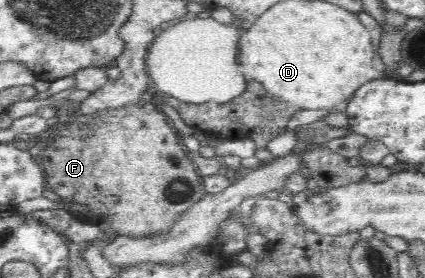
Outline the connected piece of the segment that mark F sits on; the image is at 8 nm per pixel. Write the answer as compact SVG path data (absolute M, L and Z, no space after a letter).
M130 103L118 108L100 109L90 114L77 112L66 124L56 128L54 141L45 144L37 149L38 162L45 175L45 186L61 197L61 202L65 204L68 211L83 211L85 219L83 223L93 223L99 226L101 231L110 235L112 232L117 236L154 236L161 232L166 232L173 222L192 205L195 205L207 192L202 185L201 176L198 174L196 164L189 156L188 150L181 143L181 136L178 131L167 123L167 117L163 111L155 109L153 104Z

